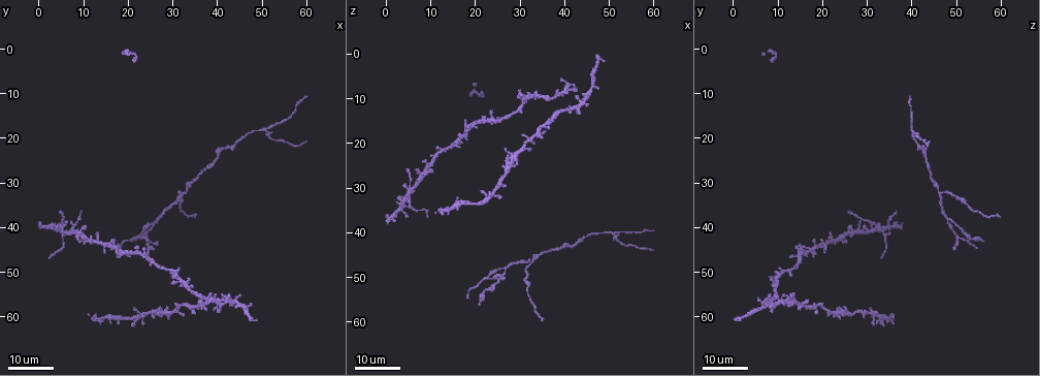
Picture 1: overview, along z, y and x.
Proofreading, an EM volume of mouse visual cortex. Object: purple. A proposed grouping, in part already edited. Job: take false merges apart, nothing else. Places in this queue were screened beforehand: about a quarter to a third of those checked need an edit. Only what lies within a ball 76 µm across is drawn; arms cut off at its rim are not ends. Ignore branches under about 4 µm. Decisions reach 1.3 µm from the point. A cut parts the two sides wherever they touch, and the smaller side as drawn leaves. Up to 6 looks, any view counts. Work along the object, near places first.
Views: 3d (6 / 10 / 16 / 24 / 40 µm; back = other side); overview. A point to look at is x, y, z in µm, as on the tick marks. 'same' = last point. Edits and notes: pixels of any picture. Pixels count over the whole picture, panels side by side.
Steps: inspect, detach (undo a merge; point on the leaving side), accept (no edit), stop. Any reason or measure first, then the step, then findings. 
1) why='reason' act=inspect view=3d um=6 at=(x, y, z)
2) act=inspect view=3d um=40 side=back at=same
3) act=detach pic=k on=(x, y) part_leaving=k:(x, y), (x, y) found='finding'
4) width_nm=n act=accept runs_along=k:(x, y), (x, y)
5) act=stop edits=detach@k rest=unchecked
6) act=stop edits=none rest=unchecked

why='looks like a crossing' act=inspect view=3d um=24 at=(32.0, 32.5, 47.0)

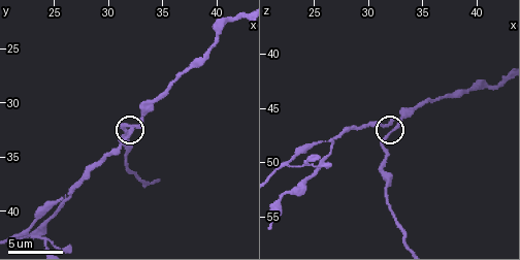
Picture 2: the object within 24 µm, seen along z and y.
act=inspect view=3d um=10 at=(32.6, 32.2, 47.0)

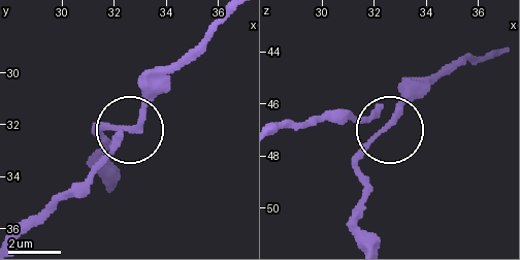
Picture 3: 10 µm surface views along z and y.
side_arm_um=17 act=detach pic=3 on=(112, 126) part_leaving=3:(140, 128), (94, 134), (100, 143), (94, 159), (100, 174) found='two neurons meet here'

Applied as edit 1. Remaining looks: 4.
act=inspect view=overview

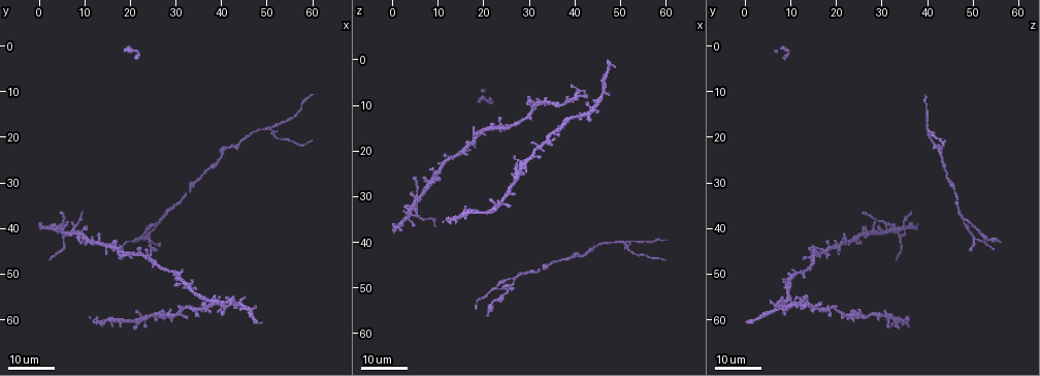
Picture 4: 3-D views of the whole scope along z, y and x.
why='two arms in line, one across' act=inspect view=3d um=16 at=(27.0, 38.0, 48.0)

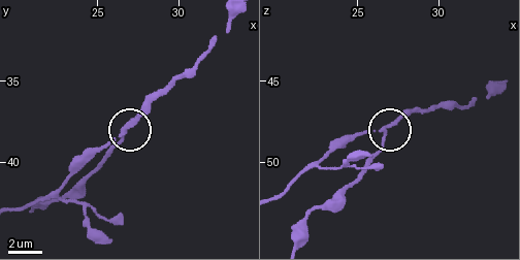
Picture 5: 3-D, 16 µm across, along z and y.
act=inspect view=3d um=10 at=(26.7, 37.9, 48.0)

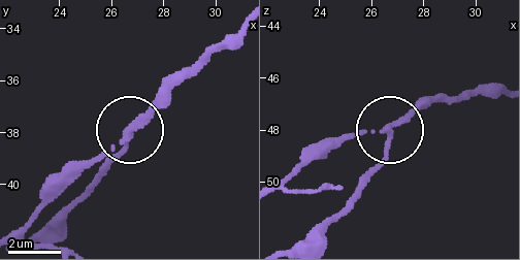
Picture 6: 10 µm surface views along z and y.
arms=3 act=detach pic=6 on=(123, 154) part_leaving=6:(128, 139), (34, 232) found='a second neuron is stuck on'

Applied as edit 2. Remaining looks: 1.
act=stop edits=detach@3,detach@6 rest=unchecked

